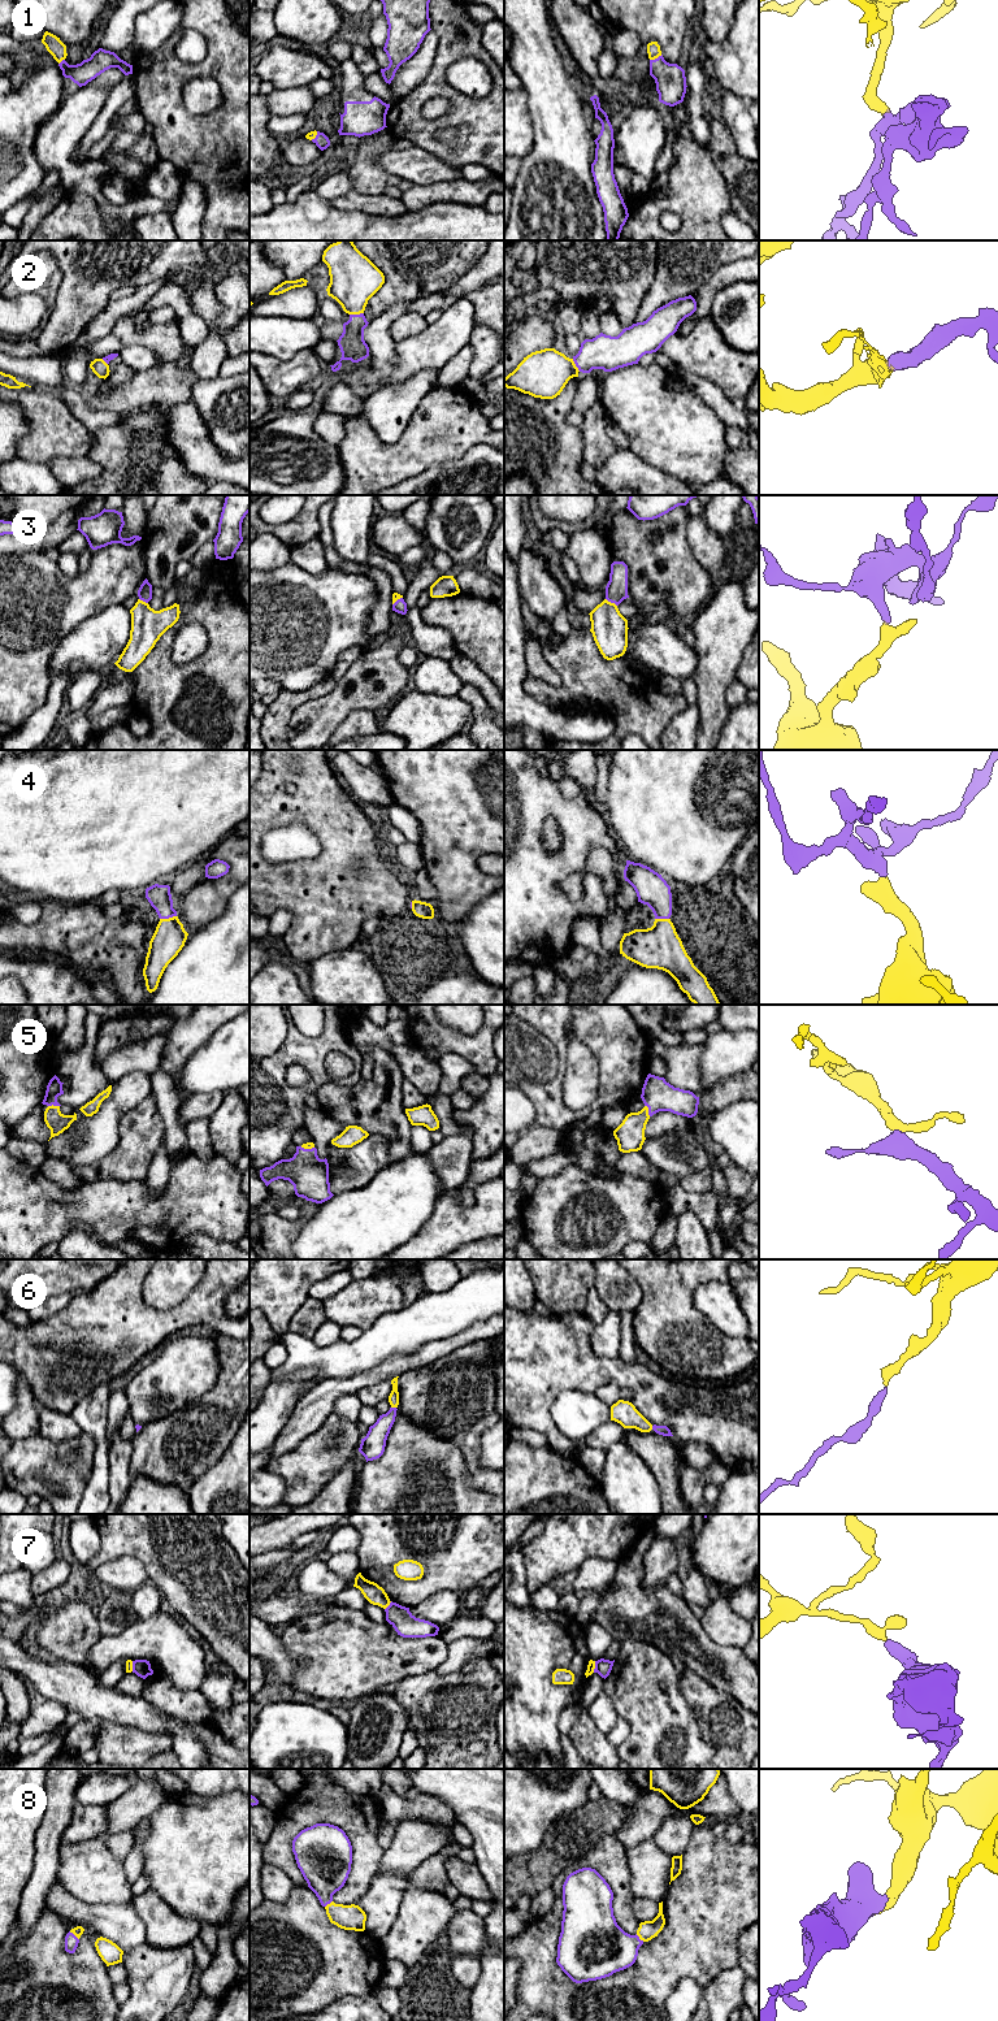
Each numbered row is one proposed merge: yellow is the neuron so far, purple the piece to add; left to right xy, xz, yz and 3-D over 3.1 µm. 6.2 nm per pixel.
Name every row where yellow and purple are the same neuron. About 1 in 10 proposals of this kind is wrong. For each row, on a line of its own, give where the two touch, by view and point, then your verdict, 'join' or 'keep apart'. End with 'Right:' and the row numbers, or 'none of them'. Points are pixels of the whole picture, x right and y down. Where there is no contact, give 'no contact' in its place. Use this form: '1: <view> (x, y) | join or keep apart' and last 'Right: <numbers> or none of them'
1: yz (655, 57) | join
2: xz (356, 313) | join
3: yz (610, 602) | join
4: xy (168, 919) | join
5: yz (647, 1110) | join
6: xz (394, 1406) | join
7: yz (594, 1666) | keep apart
8: xy (74, 1934) | join
Right: 1, 2, 3, 4, 5, 6, 8

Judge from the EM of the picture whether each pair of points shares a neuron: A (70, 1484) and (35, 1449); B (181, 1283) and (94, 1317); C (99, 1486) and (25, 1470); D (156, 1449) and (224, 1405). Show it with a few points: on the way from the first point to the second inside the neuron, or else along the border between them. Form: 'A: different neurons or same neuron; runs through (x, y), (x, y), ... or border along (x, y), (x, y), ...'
A: same neuron; runs through (59, 1480), (35, 1461)
B: different neurons; border along (147, 1273), (143, 1299), (159, 1309), (173, 1308)
C: different neurons; border along (90, 1478), (79, 1500)
D: same neuron; runs through (173, 1449), (181, 1448), (207, 1422)

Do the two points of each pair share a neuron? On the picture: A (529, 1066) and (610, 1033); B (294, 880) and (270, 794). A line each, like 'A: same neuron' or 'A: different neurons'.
A: different neurons
B: same neuron

